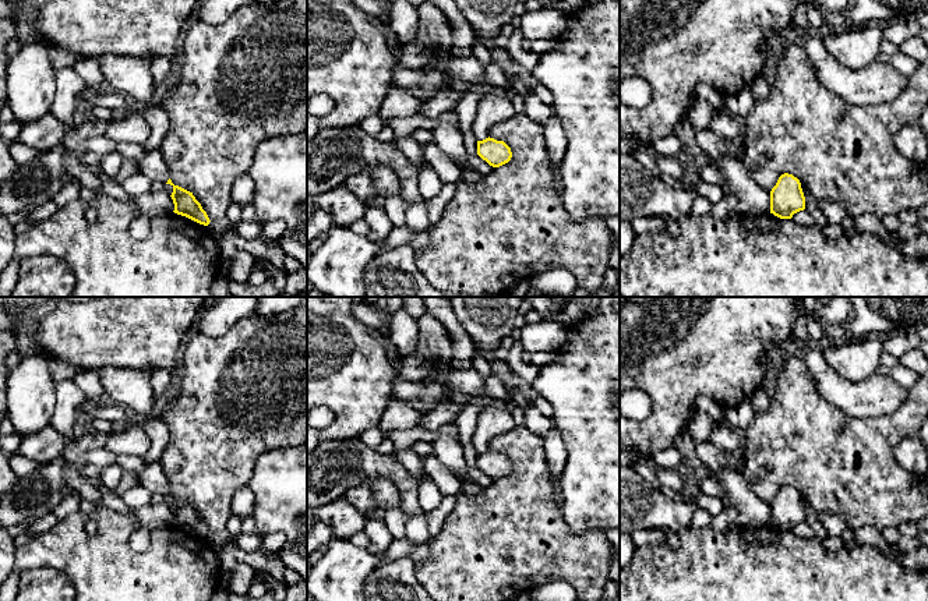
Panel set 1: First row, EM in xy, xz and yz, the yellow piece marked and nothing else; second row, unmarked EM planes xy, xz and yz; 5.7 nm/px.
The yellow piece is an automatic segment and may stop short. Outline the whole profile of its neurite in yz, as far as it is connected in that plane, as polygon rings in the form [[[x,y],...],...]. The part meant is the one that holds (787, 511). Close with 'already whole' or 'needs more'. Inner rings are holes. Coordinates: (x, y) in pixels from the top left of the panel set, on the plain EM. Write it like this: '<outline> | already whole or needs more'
[[[788,485],[781,487],[770,503],[770,526],[780,531],[791,531],[804,522],[805,509],[800,492]]] | already whole

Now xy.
[[[119,455],[114,456],[116,463],[126,471],[138,477],[141,485],[149,492],[170,496],[173,499],[172,512],[174,516],[174,526],[186,528],[200,537],[208,538],[209,530],[195,512],[193,505],[174,498],[169,491],[169,482],[163,474],[159,462],[147,463],[144,456]]] | needs more

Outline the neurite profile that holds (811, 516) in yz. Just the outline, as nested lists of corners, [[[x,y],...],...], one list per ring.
[[[801,495],[801,501],[805,509],[805,523],[815,531],[815,537],[819,540],[825,540],[828,537],[828,533],[819,520],[818,512],[814,510],[807,499]]]

